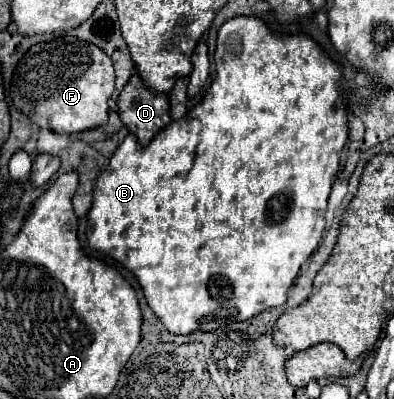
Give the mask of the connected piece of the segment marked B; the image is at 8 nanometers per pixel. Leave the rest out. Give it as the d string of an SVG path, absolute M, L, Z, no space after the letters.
M238 16L222 24L216 40L216 78L206 90L200 104L196 104L186 118L166 126L148 146L140 146L134 136L126 136L110 158L110 164L100 172L94 186L94 200L88 212L88 222L92 226L92 236L88 246L92 250L108 254L112 260L120 262L130 270L148 302L152 312L160 318L172 334L190 334L196 330L212 332L222 324L248 320L268 308L282 306L286 302L288 288L292 286L300 266L310 258L324 232L324 210L330 194L332 180L340 170L340 152L348 142L348 106L341 95L340 80L342 68L324 56L322 48L308 36L276 36L272 34L260 18Z

